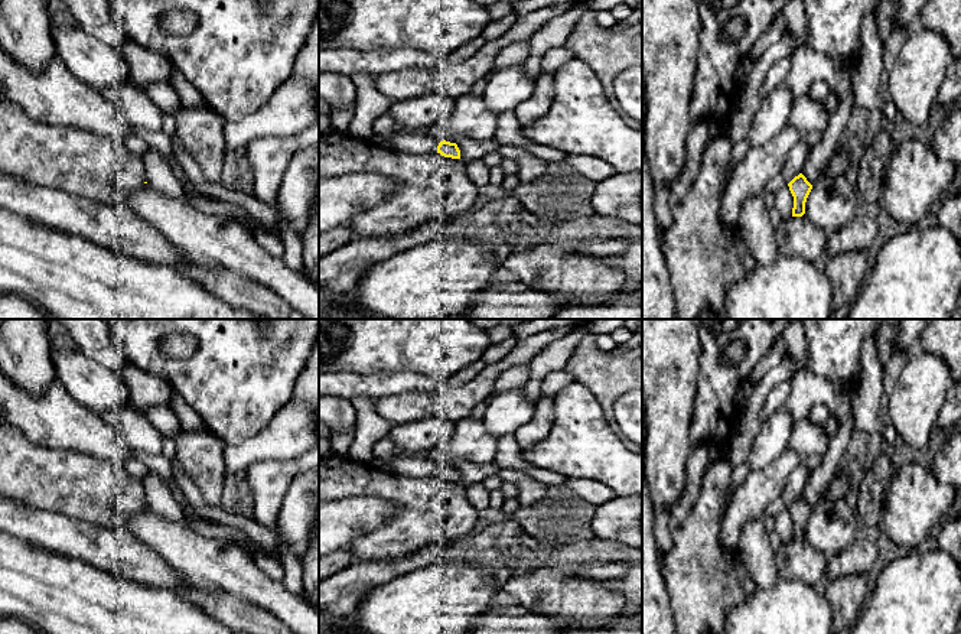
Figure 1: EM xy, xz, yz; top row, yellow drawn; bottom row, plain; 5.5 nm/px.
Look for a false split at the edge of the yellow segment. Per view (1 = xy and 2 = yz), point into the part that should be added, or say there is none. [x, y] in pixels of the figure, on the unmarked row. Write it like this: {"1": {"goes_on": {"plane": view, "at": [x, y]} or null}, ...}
{"1": {"goes_on": null}, "2": {"goes_on": null}}

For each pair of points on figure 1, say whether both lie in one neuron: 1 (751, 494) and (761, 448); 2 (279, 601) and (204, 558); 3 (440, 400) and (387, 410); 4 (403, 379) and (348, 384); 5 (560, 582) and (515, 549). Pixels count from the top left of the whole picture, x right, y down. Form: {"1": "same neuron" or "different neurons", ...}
{"1": "different neurons", "2": "same neuron", "3": "same neuron", "4": "same neuron", "5": "different neurons"}

